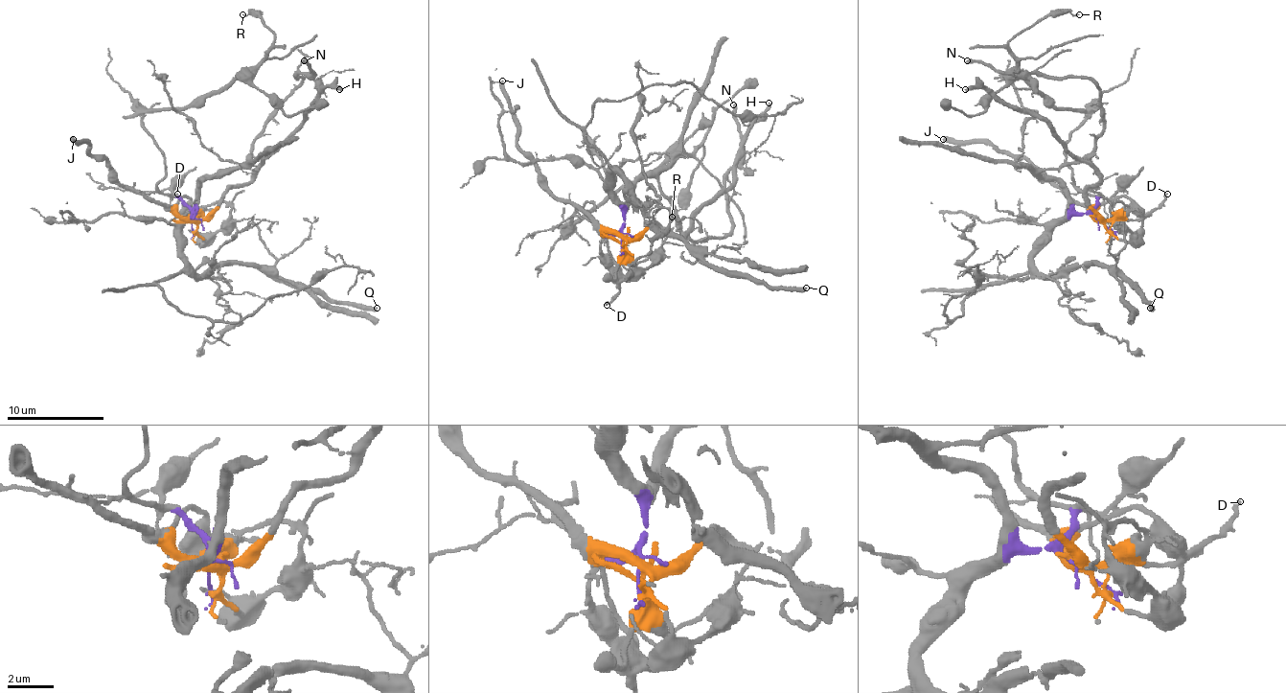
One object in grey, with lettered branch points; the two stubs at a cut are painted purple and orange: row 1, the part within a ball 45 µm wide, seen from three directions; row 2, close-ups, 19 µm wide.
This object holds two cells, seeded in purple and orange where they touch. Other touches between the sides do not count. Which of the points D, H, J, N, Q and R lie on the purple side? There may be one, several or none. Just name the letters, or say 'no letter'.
N, Q, R

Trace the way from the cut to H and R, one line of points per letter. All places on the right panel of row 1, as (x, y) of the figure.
H: (1097, 217), (1088, 205), (1088, 191), (1100, 176), (1080, 161), (1044, 120), (1013, 110), (981, 86), (964, 89)
R: (1097, 217), (1064, 147), (1085, 118), (1051, 103), (1008, 45), (1044, 18), (1078, 13)

